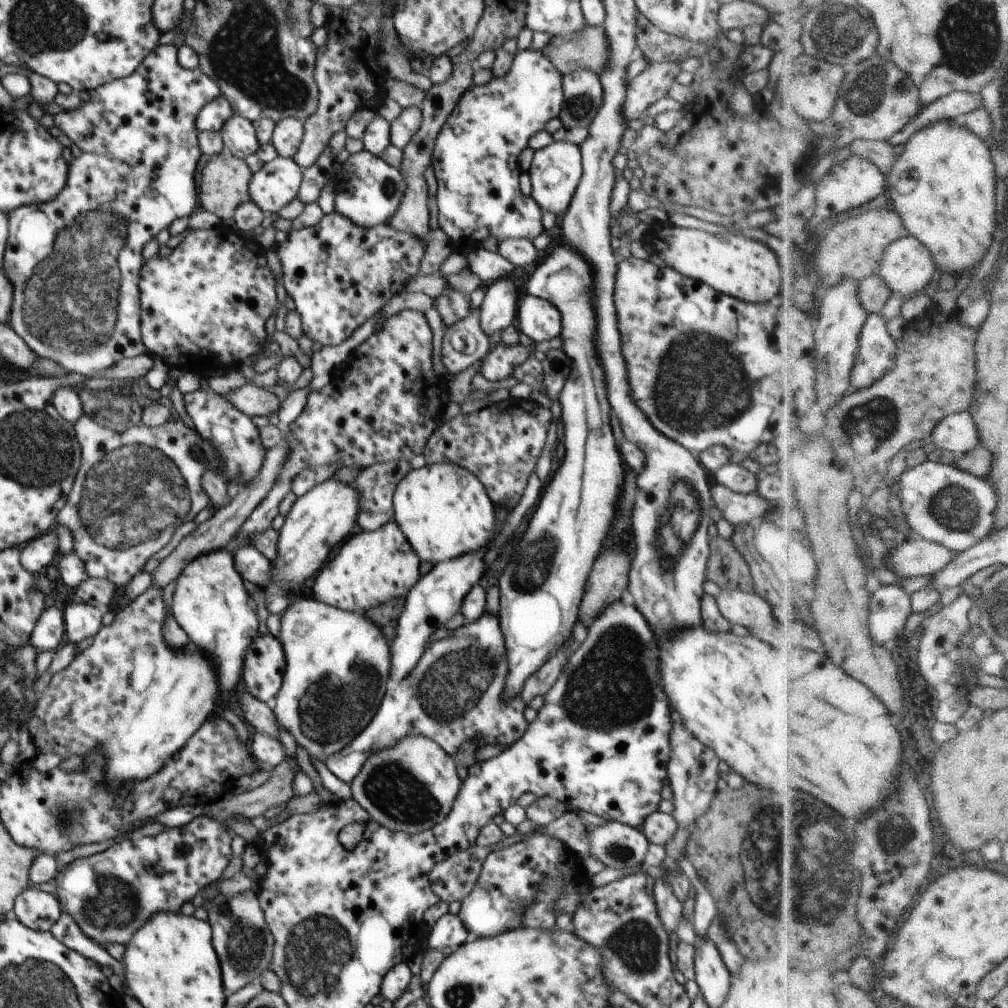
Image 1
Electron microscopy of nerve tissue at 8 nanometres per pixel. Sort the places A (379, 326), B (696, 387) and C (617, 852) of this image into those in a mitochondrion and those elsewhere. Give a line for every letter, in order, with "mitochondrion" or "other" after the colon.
A: other
B: mitochondrion
C: mitochondrion

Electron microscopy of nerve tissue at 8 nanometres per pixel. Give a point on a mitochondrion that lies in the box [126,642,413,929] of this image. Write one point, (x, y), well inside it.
(334, 707)

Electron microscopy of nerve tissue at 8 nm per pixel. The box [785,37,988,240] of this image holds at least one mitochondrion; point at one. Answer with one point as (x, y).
(869, 92)

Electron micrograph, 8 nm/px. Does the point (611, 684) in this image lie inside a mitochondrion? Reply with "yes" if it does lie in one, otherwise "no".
yes

